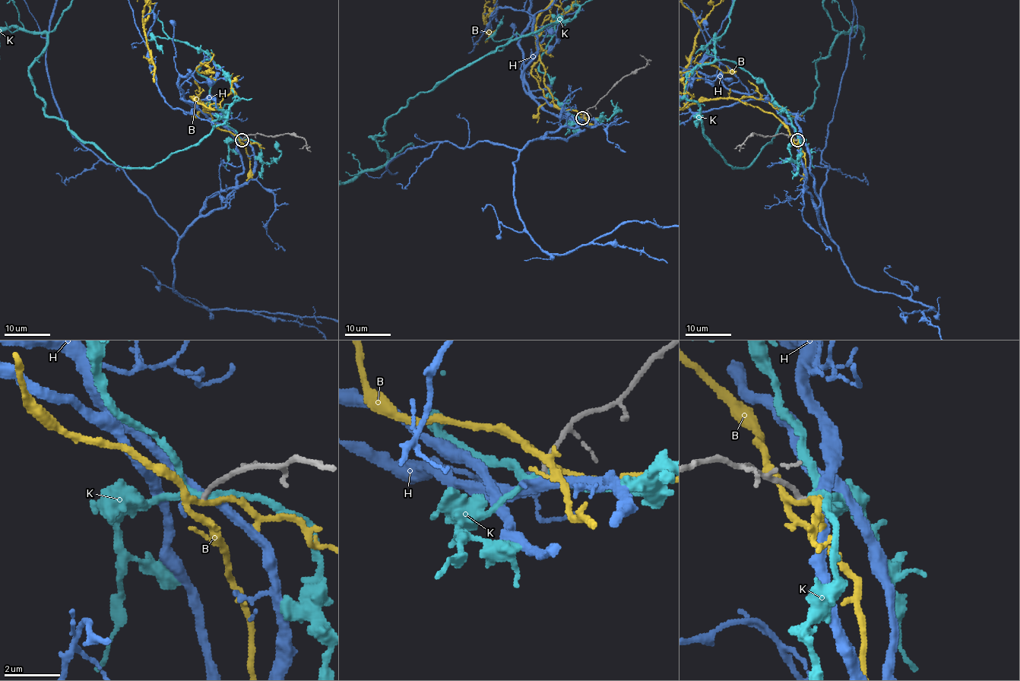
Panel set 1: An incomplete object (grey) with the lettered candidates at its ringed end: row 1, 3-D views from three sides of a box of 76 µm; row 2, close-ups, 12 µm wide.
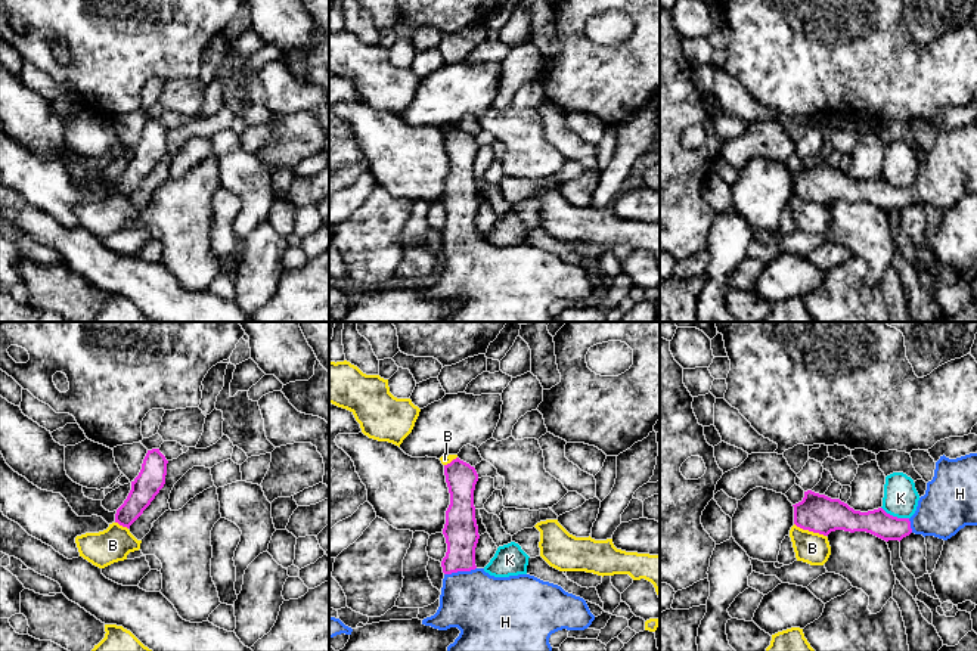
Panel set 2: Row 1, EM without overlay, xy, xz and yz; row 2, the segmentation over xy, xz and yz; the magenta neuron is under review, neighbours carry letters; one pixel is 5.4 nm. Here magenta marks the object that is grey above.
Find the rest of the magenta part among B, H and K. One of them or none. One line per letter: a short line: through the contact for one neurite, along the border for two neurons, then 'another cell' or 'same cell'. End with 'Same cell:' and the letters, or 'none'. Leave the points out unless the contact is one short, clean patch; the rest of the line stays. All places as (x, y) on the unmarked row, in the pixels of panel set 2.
B: line yz (794, 192), (825, 205); another cell
H: line xz (461, 200), (459, 239), (464, 256), (484, 278); same cell
K: line yz (881, 176), (893, 185), (908, 188); another cell
Same cell: H

